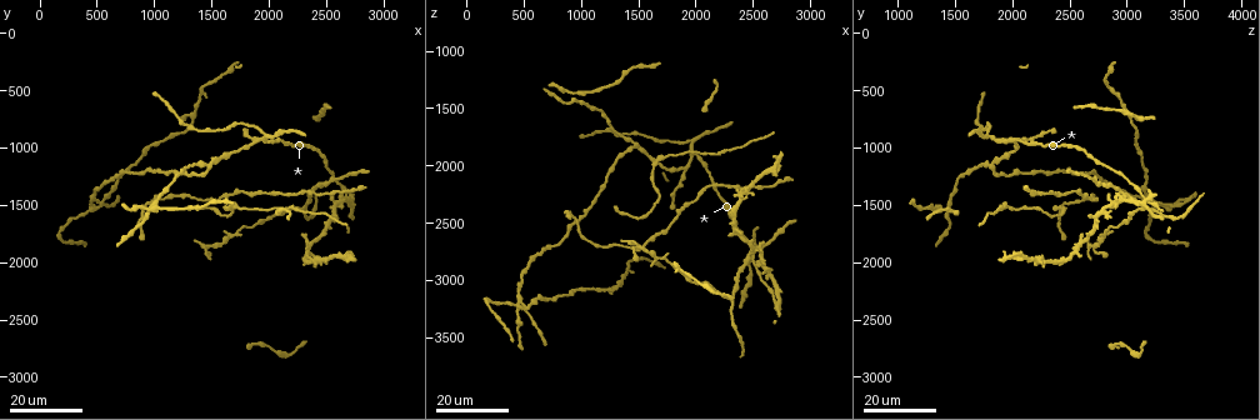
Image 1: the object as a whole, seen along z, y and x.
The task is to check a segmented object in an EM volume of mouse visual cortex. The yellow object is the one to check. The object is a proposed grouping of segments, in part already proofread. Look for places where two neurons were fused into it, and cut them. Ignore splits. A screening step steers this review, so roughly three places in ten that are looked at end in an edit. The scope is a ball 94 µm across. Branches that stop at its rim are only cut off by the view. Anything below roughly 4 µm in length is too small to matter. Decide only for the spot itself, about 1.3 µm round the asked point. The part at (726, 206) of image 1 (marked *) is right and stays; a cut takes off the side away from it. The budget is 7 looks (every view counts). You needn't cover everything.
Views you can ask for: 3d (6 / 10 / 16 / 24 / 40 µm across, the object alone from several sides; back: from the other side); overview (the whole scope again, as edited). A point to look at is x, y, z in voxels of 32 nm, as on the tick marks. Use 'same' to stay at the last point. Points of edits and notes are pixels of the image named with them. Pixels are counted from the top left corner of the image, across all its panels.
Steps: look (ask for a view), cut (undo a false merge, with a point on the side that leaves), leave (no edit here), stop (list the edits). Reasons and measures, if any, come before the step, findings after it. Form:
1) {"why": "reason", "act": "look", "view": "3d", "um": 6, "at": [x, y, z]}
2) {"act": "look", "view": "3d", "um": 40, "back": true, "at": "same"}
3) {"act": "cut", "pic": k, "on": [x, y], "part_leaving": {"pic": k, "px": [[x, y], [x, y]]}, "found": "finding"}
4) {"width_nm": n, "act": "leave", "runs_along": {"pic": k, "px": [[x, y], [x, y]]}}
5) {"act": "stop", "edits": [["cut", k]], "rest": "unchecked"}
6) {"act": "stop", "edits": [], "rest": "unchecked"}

{"why": "four-way junction", "act": "look", "view": "3d", "um": 16, "at": [2440, 1340, 2820]}

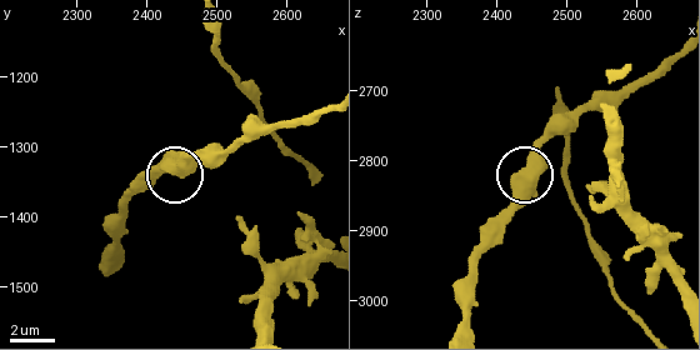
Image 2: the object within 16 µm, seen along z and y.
{"act": "look", "view": "3d", "um": 6, "at": [2435, 1325, 2810]}

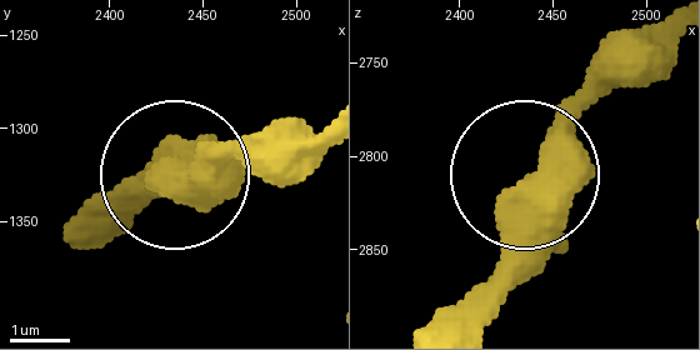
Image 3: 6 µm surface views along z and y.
{"width_nm": 450, "act": "leave", "found": "one neuron here"}

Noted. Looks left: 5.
{"why": "branch point", "act": "look", "view": "3d", "um": 16, "at": [1960, 900, 1760]}

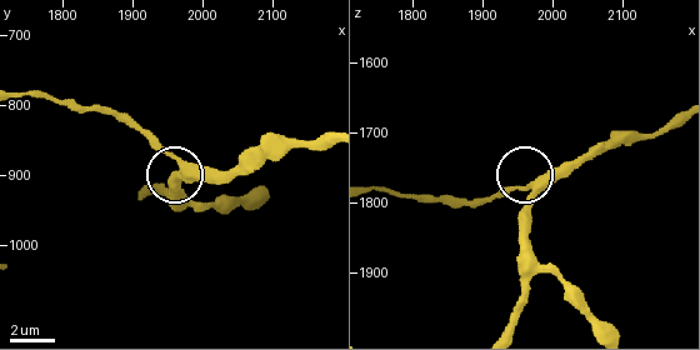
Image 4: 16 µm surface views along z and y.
{"why": "zoom in", "act": "look", "view": "3d", "um": 6, "at": [1975, 890, 1770]}

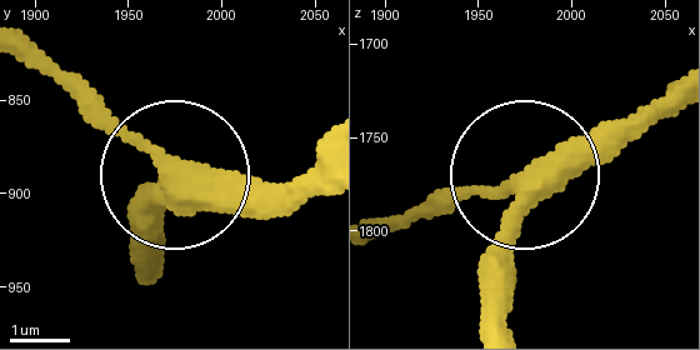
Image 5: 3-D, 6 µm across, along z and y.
{"act": "look", "view": "3d", "um": 6, "back": true, "at": [1978, 890, 1772]}

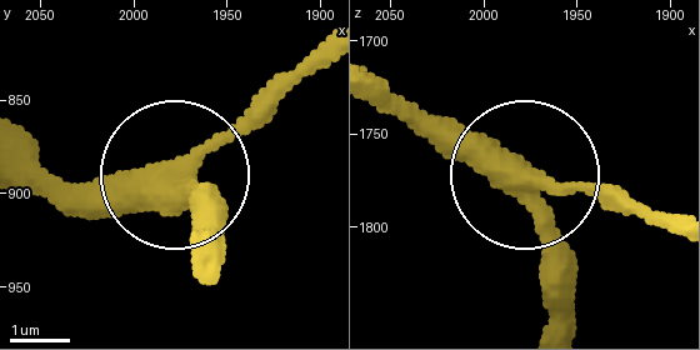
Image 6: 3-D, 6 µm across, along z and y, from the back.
{"side_arm_um": 13, "arms": 3, "act": "leave", "found": "all the same neuron"}

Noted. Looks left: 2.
{"why": "three-way junction", "act": "look", "view": "3d", "um": 16, "at": [1640, 1780, 2780]}

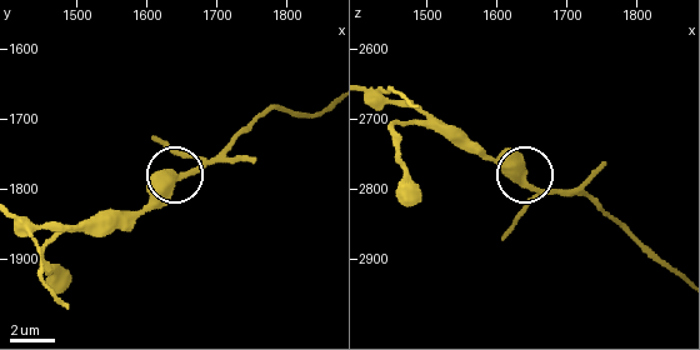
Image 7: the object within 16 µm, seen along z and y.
{"act": "look", "view": "3d", "um": 10, "at": [1645, 1780, 2800]}

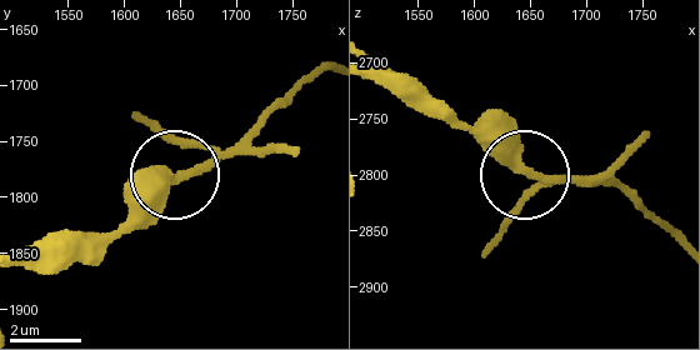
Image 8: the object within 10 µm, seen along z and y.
{"arms": 3, "act": "leave", "found": "one neuron here"}

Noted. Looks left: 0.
{"act": "stop", "edits": [], "rest": "unchecked"}

